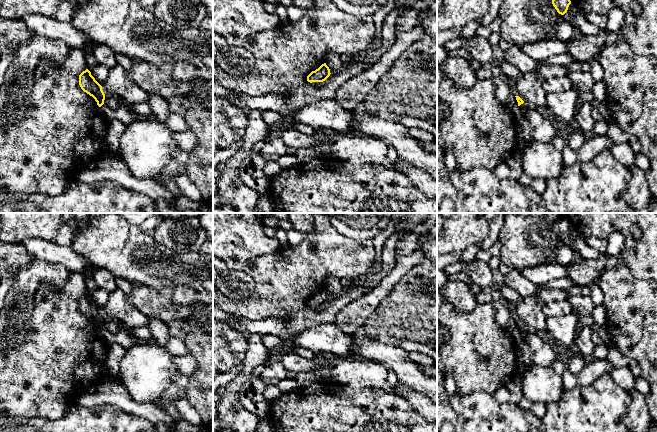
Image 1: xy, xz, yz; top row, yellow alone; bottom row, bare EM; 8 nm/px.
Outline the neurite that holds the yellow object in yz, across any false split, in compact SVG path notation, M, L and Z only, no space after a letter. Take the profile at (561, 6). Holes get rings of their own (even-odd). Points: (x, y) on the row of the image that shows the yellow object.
M552 0L552 4L559 14L564 15L568 10L568 7L571 4L571 1L570 0Z

